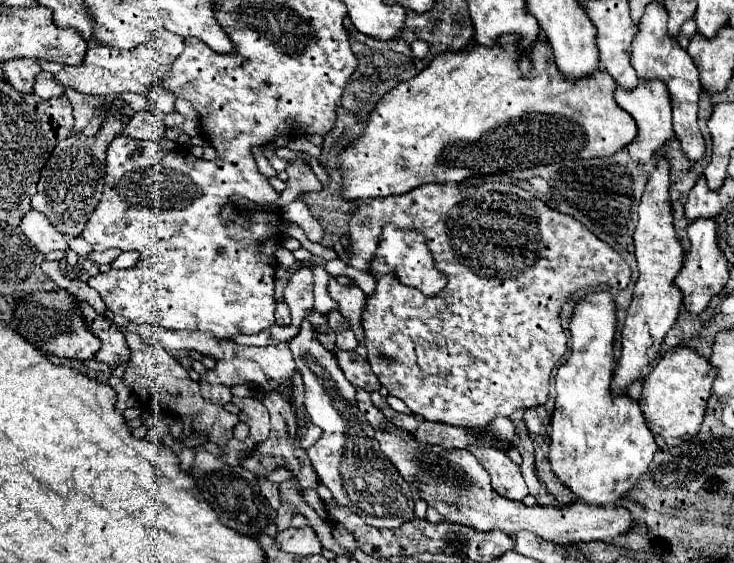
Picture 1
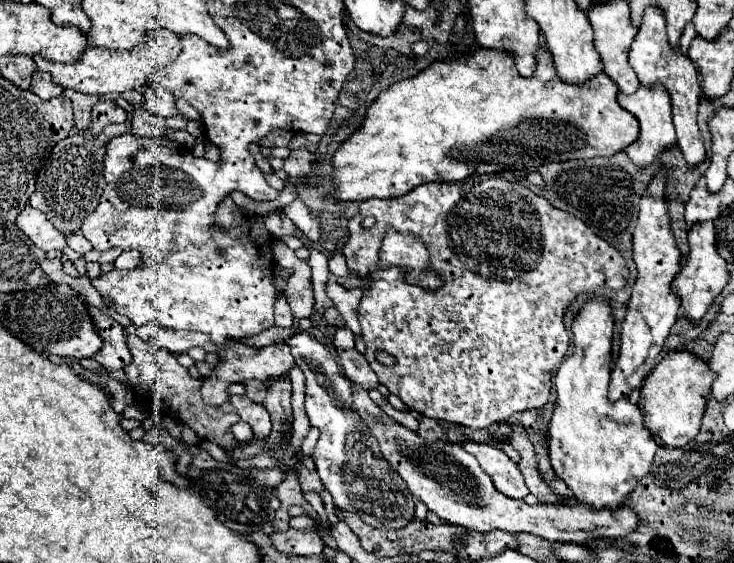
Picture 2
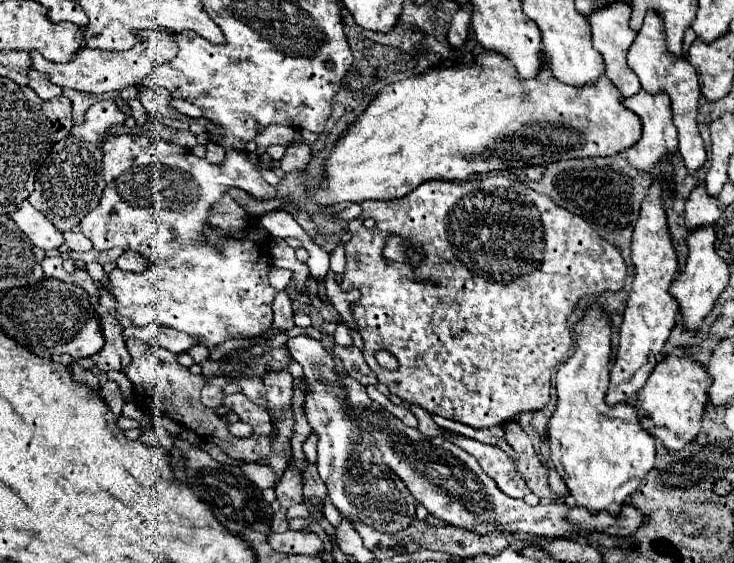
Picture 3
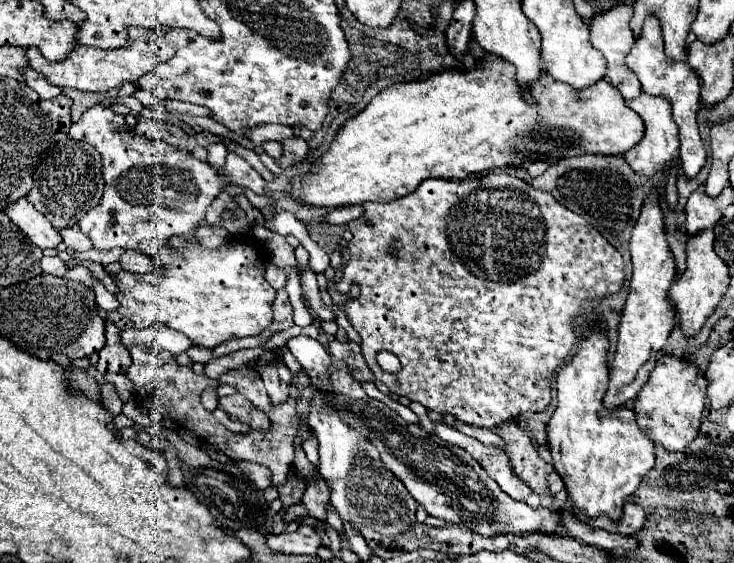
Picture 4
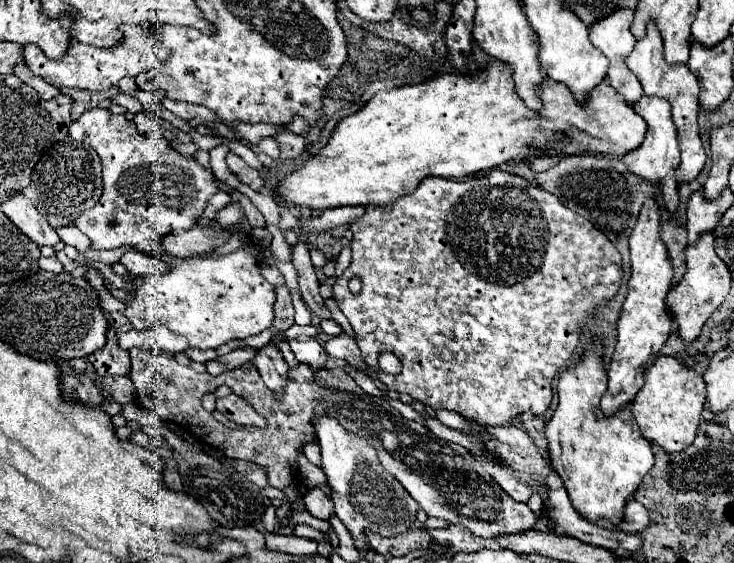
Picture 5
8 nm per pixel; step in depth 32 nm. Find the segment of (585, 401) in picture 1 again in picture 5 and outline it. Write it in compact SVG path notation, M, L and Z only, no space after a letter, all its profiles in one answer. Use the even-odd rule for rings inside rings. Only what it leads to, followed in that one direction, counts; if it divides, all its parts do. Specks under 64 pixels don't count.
M588 344L582 362L560 374L560 402L544 432L548 438L550 464L562 478L576 512L588 522L608 520L612 526L620 526L624 522L626 502L652 468L654 456L650 442L642 438L628 408L618 410L612 418L600 414L600 398L608 382L600 356L602 346Z

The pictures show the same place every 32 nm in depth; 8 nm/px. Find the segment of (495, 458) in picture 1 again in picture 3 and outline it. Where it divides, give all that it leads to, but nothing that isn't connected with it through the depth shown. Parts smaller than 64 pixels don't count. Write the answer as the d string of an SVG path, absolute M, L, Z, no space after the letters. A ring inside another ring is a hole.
M440 428L440 434L442 434L442 438L454 442L456 446L460 446L468 454L472 454L478 460L478 464L482 466L482 470L498 484L498 488L504 494L508 494L510 498L524 498L526 494L530 494L530 488L526 486L522 476L516 472L512 460L498 446L488 446L478 440L456 434L452 430L444 430L444 428Z

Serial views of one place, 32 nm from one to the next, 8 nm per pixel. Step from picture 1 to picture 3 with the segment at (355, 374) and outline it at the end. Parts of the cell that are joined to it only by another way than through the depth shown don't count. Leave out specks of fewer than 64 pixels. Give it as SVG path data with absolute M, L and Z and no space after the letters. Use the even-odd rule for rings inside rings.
M336 344L336 356L340 356L346 372L356 378L362 386L368 386L368 384L376 384L376 374L368 368L368 364L364 362L364 356L360 352L360 348L356 348L354 344L352 346L340 346Z

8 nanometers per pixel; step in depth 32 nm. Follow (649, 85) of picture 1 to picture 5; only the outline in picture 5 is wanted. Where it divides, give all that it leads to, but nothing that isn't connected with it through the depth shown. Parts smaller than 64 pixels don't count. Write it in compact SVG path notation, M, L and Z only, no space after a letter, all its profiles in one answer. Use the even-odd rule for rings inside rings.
M644 96L644 98L640 98L636 102L634 110L646 120L648 132L646 132L644 144L640 144L636 150L628 152L622 160L646 184L654 184L658 188L662 200L664 200L666 212L668 214L676 214L676 208L678 208L678 184L674 180L674 166L678 166L678 162L680 162L680 148L678 148L678 140L676 140L676 126L674 126L674 122L670 118L670 108L660 98Z

